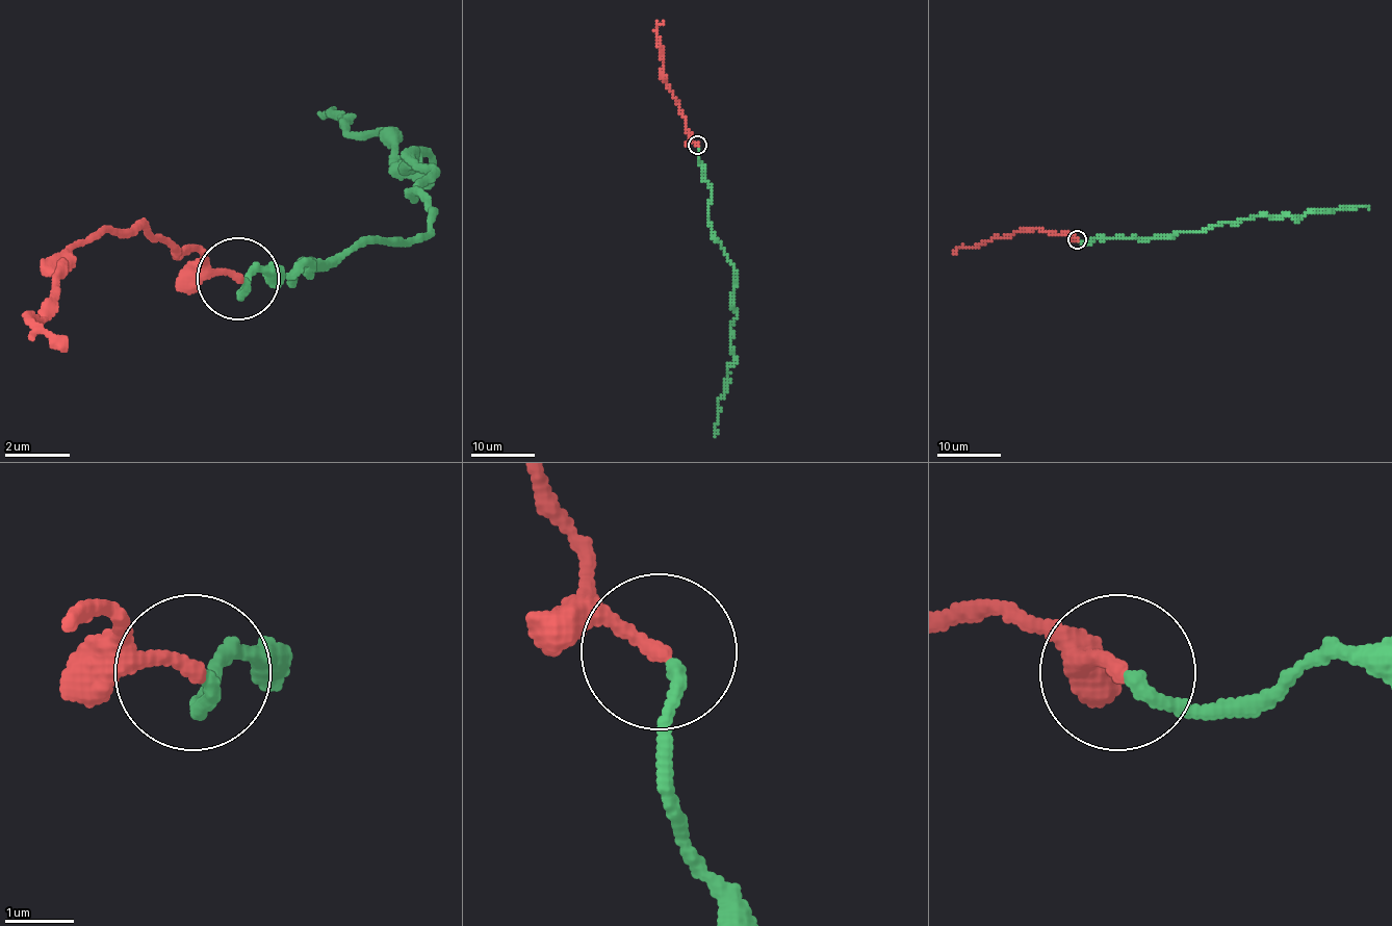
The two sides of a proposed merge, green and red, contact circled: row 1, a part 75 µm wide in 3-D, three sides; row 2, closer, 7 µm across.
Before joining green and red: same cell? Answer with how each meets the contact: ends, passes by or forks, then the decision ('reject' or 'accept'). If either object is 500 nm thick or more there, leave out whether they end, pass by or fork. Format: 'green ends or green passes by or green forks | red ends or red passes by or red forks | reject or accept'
green ends | red ends | accept

